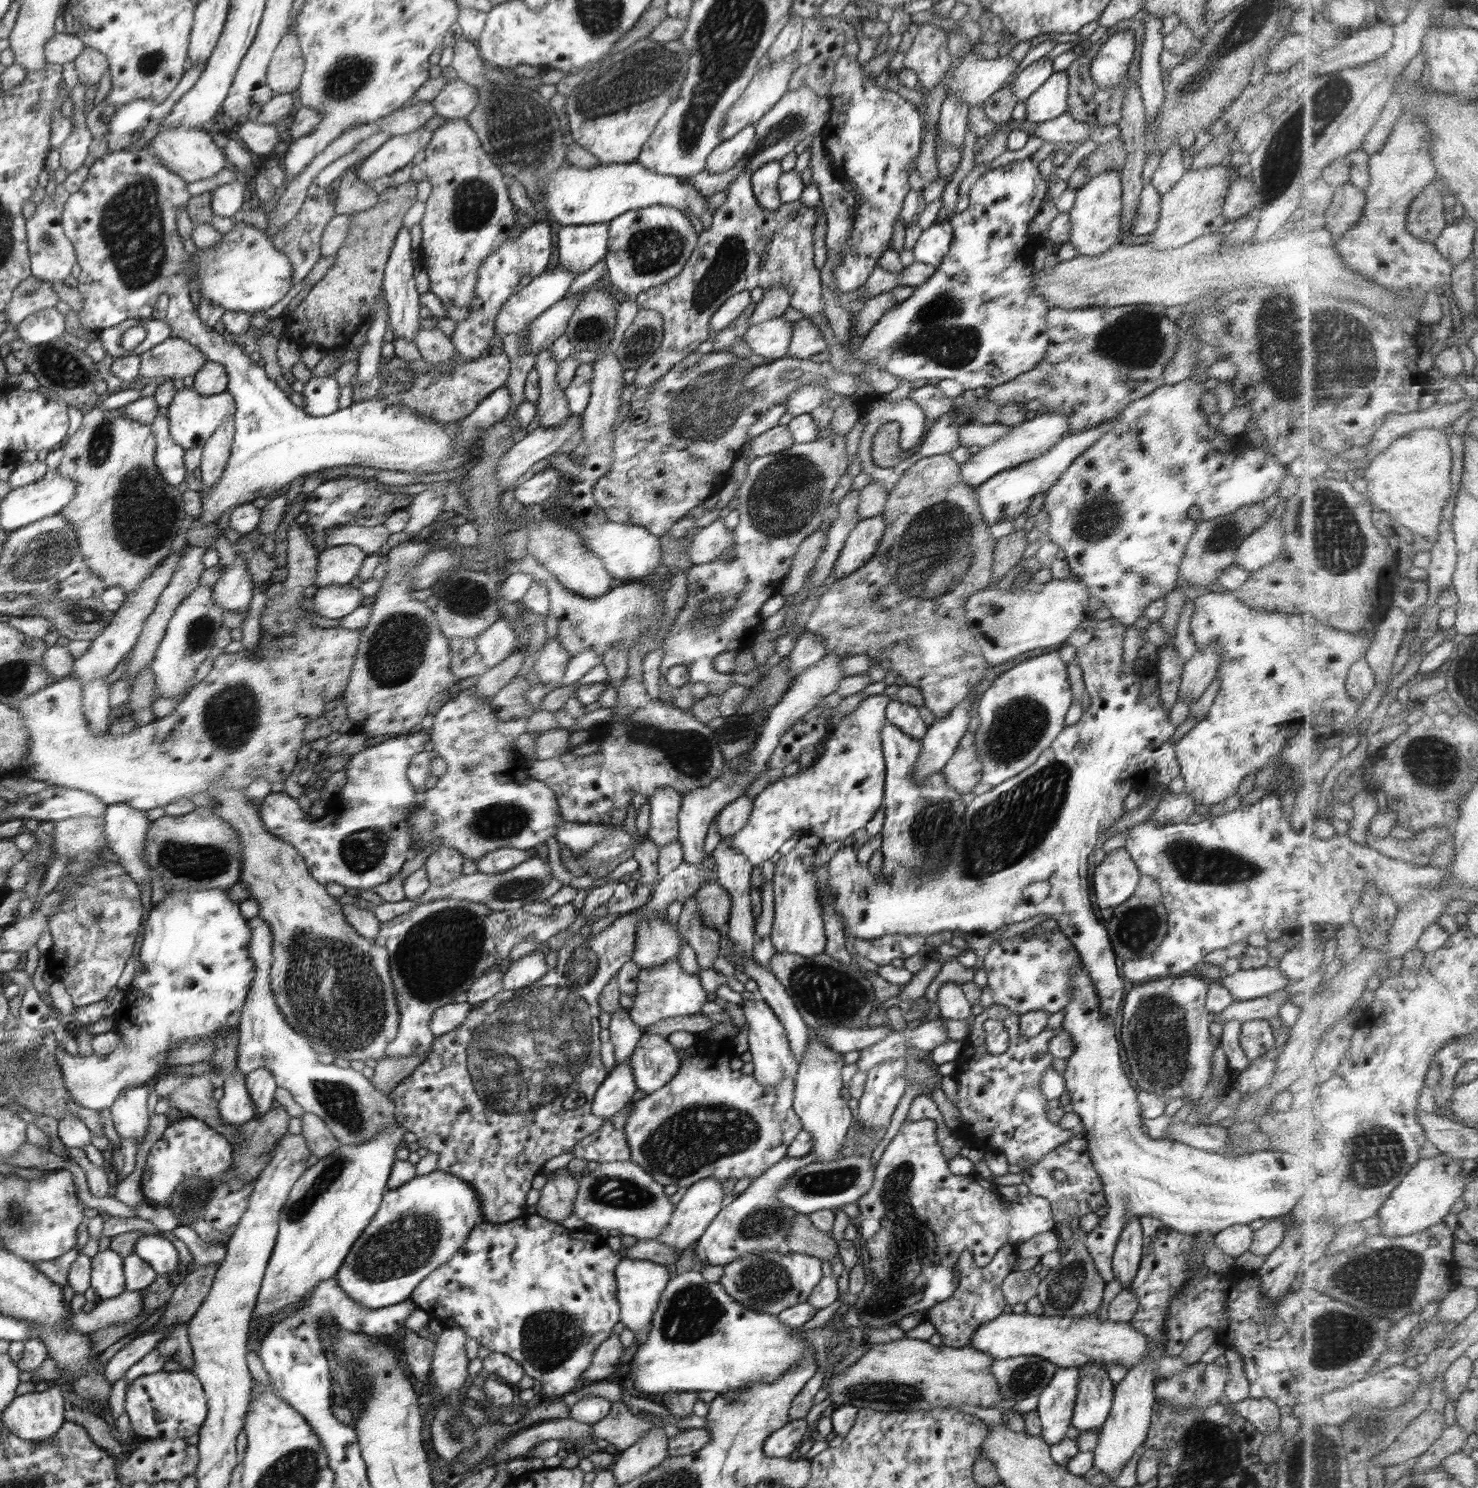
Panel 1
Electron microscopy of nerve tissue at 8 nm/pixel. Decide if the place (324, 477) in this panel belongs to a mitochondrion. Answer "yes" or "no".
no

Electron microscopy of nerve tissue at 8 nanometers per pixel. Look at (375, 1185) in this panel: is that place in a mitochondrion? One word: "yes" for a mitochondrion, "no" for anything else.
no

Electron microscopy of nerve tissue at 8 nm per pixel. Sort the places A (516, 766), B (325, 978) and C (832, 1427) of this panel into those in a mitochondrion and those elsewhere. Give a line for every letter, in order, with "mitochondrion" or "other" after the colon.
A: other
B: mitochondrion
C: other

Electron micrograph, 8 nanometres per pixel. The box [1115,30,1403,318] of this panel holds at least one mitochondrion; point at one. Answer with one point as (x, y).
(1333, 99)

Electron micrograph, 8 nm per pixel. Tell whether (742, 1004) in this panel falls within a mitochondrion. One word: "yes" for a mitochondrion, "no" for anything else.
no

